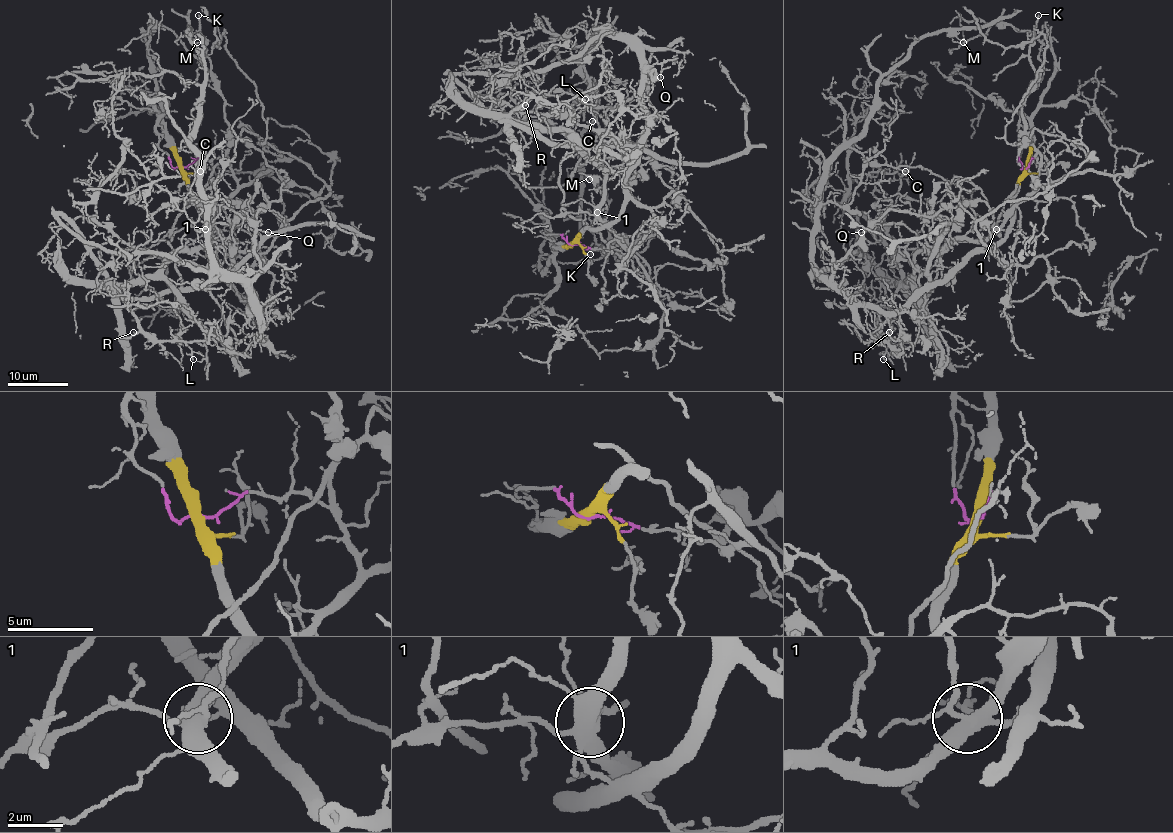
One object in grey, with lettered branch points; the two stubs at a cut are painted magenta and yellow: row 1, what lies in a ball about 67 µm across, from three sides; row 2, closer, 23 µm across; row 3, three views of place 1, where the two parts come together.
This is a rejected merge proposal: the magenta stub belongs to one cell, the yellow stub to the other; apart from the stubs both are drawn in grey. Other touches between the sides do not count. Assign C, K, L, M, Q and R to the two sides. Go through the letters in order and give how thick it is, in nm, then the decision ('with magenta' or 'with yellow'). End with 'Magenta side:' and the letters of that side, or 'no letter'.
C: 90 nm | with yellow
K: 180 nm | with magenta
L: 100 nm | with magenta
M: 130 nm | with yellow
Q: 150 nm | with yellow
R: 130 nm | with magenta
Magenta side: K, L, R

